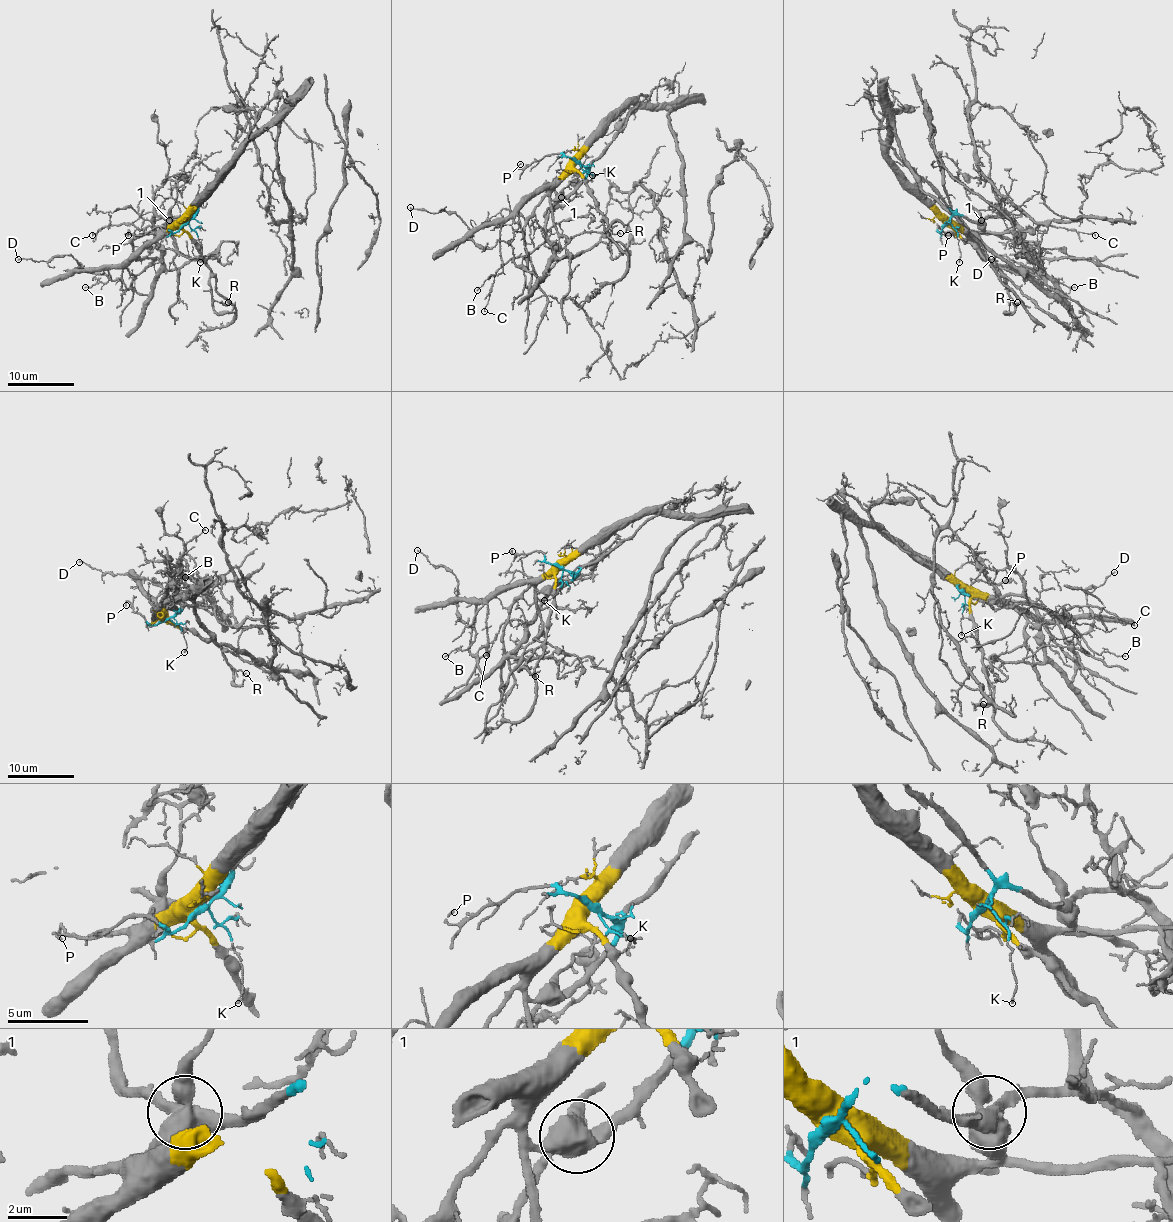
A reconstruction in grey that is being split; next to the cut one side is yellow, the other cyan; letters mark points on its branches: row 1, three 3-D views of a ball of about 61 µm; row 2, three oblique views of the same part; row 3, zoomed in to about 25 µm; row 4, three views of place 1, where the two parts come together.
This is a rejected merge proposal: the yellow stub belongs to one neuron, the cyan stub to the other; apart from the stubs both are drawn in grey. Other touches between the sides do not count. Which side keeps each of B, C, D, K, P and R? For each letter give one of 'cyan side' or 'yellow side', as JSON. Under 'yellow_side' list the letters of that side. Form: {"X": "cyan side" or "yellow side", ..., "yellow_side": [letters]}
{"B": "yellow side", "C": "cyan side", "D": "cyan side", "K": "cyan side", "P": "cyan side", "R": "yellow side", "yellow_side": ["B", "R"]}

